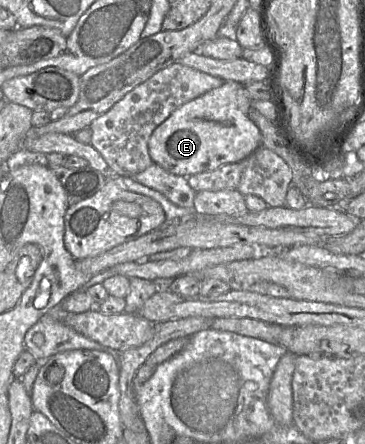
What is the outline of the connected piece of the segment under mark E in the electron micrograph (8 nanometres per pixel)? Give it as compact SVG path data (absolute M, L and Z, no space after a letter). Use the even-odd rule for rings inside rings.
M230 80L183 104L152 132L148 152L153 163L188 177L244 160L262 146L261 132L248 116L251 102L245 86Z

